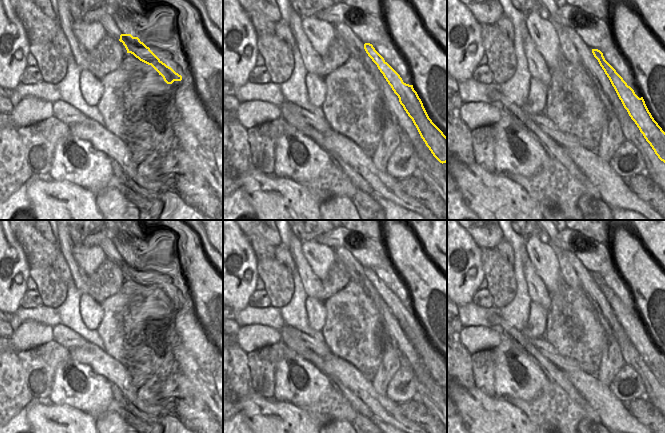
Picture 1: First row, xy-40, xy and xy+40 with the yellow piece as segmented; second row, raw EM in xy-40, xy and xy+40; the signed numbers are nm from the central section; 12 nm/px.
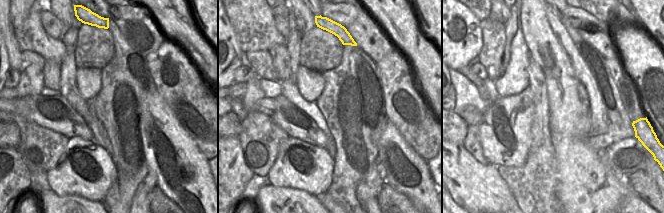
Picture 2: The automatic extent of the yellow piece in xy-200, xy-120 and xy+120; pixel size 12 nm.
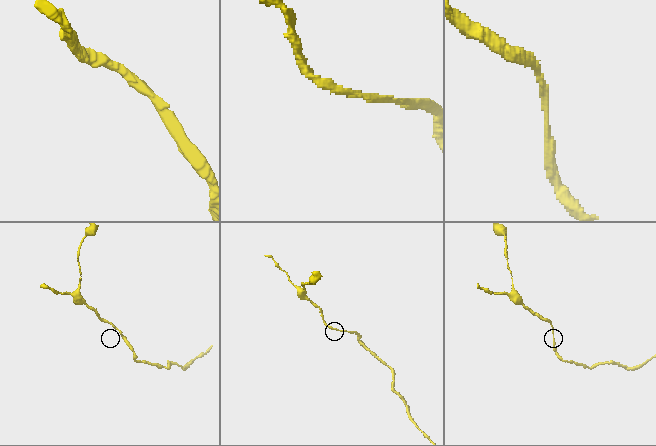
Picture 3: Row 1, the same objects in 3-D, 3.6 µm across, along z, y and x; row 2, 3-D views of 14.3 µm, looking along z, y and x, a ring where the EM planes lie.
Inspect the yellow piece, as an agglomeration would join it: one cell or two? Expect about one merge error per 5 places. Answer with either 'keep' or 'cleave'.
keep

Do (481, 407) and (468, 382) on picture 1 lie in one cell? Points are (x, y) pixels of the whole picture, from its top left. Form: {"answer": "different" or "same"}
{"answer": "different"}

